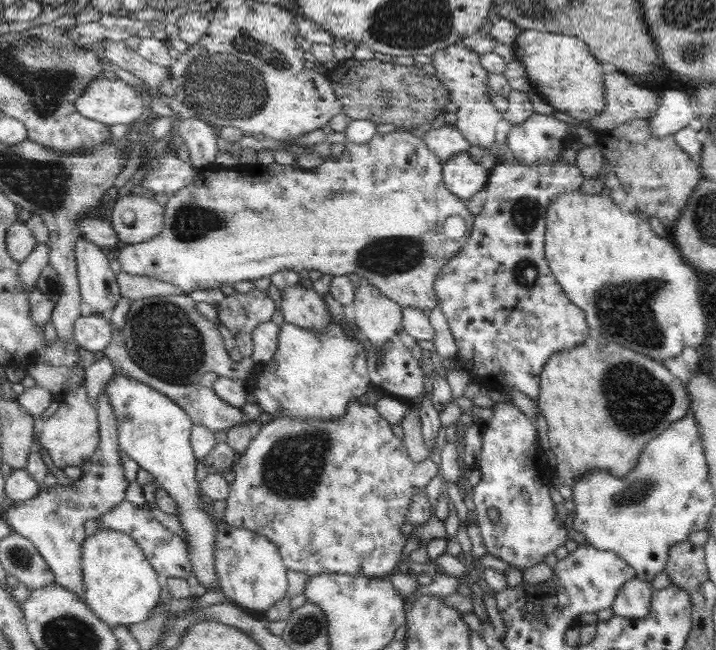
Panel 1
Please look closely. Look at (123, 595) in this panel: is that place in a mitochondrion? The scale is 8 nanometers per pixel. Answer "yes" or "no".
no

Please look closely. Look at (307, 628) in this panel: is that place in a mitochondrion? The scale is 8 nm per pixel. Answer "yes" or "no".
yes

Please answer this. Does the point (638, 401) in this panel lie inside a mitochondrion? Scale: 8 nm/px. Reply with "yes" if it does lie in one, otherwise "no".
yes

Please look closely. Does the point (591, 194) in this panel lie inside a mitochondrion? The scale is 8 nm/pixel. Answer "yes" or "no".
no

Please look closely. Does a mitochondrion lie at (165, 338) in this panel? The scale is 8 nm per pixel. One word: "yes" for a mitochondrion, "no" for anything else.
yes

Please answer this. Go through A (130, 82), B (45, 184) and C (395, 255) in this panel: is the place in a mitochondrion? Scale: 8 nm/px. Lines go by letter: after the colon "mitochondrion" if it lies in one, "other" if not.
A: other
B: mitochondrion
C: mitochondrion

